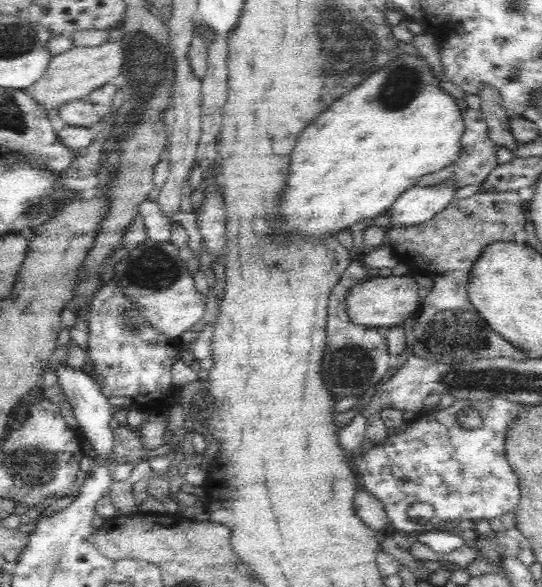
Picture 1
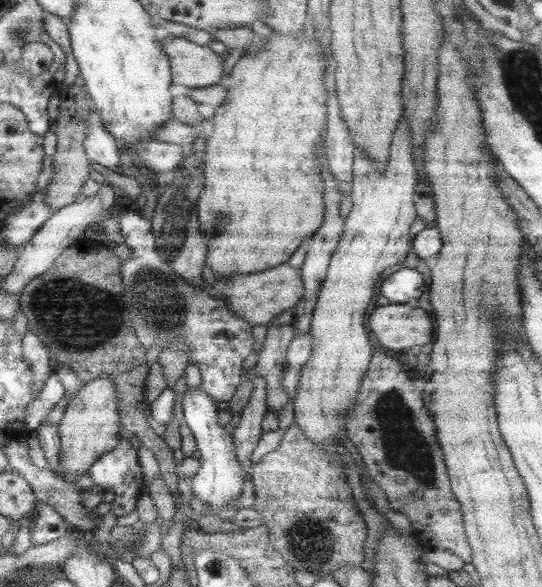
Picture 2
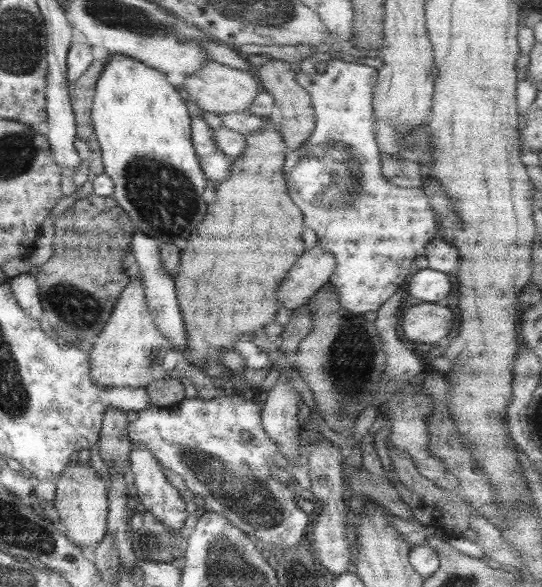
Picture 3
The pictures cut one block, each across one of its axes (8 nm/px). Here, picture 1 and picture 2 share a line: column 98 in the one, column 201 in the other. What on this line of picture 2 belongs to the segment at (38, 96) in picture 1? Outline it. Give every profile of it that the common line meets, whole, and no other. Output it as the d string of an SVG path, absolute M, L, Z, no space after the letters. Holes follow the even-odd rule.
M168 36L161 40L164 52L168 55L171 66L171 84L180 84L186 88L195 89L212 86L220 81L224 70L224 56L212 51L208 45L200 46L185 38Z

